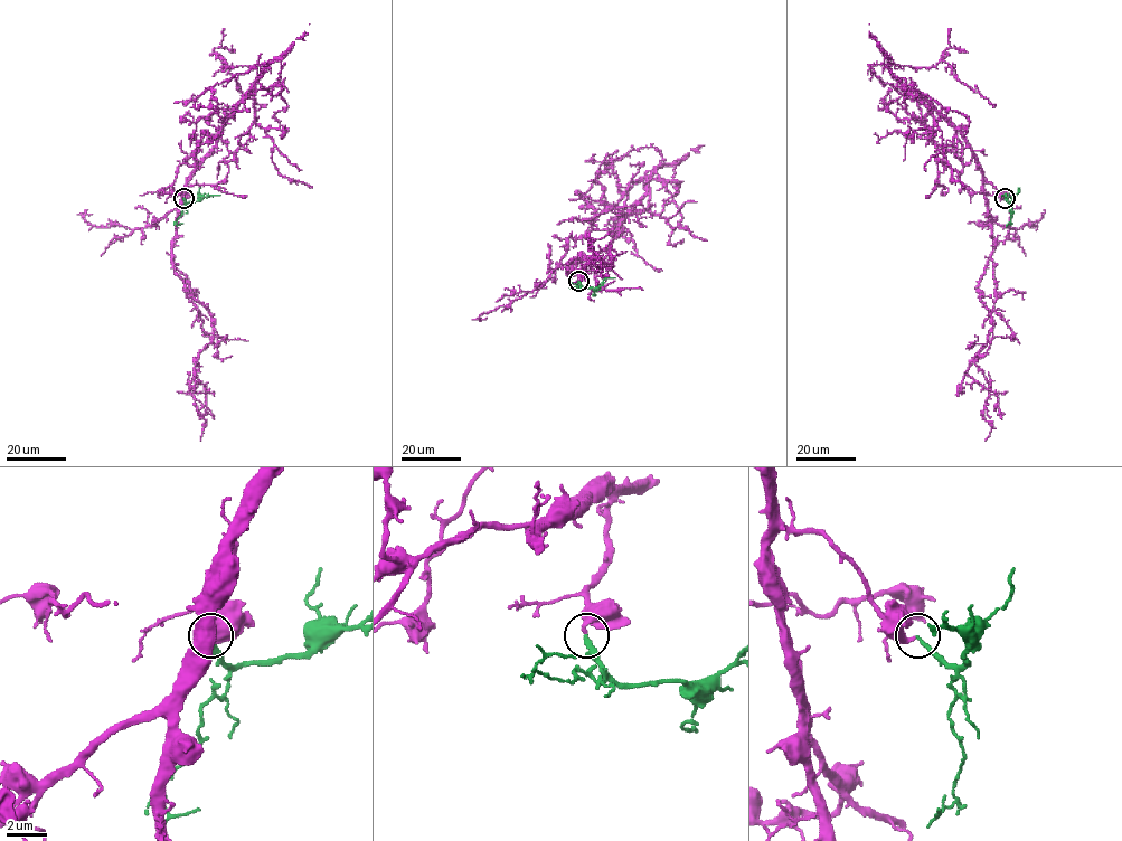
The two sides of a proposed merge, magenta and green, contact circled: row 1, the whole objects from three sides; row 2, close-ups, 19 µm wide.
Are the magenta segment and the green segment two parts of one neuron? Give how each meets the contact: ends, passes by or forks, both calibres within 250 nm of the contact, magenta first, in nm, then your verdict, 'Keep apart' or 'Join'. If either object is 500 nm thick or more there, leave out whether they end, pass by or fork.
At the ring magenta ends. At the ring green ends. Thickness 280 nm (magenta) against 200 nm. Join

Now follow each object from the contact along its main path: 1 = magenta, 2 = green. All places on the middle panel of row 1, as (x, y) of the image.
1: (578, 281), (582, 262), (610, 245), (659, 167), (629, 189), (620, 219), (638, 255), (661, 271)
2: (578, 281), (583, 287), (593, 287), (606, 277), (615, 277)

